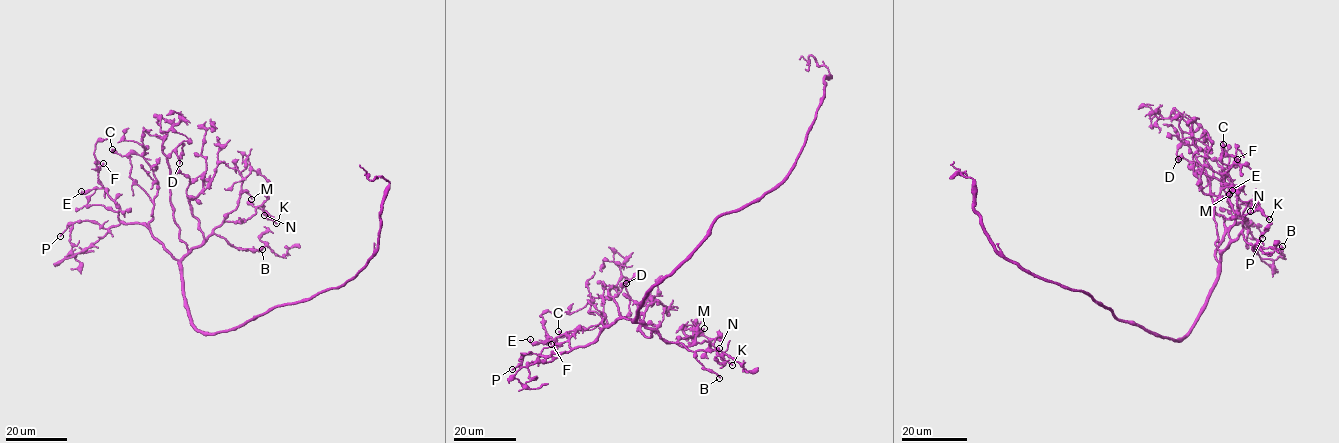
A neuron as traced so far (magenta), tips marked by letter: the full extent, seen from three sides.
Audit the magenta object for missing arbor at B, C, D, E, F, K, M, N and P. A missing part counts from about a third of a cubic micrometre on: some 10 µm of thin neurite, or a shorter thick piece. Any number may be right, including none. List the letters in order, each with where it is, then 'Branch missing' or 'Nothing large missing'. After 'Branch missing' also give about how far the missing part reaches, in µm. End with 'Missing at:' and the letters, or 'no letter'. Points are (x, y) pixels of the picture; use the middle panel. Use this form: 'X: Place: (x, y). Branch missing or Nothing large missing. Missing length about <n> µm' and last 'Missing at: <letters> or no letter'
B: Place: (719, 378). Branch missing. Missing length about 20 µm
C: Place: (558, 331). Nothing large missing
D: Place: (626, 283). Nothing large missing
E: Place: (530, 339). Nothing large missing
F: Place: (551, 344). Nothing large missing
K: Place: (732, 365). Nothing large missing
M: Place: (704, 328). Nothing large missing
N: Place: (719, 348). Branch missing. Missing length about 5 µm
P: Place: (512, 369). Nothing large missing
Missing at: B, N

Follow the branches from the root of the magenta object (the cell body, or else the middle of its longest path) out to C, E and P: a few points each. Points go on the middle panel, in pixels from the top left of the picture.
C: (697, 246), (647, 292), (633, 320), (618, 318), (600, 328), (603, 319), (564, 335), (558, 331)
E: (697, 246), (647, 292), (633, 320), (618, 318), (589, 344), (572, 348), (566, 334), (541, 342), (530, 339)
P: (697, 246), (647, 292), (633, 320), (618, 318), (589, 344), (566, 352), (549, 356), (527, 354), (512, 369)

